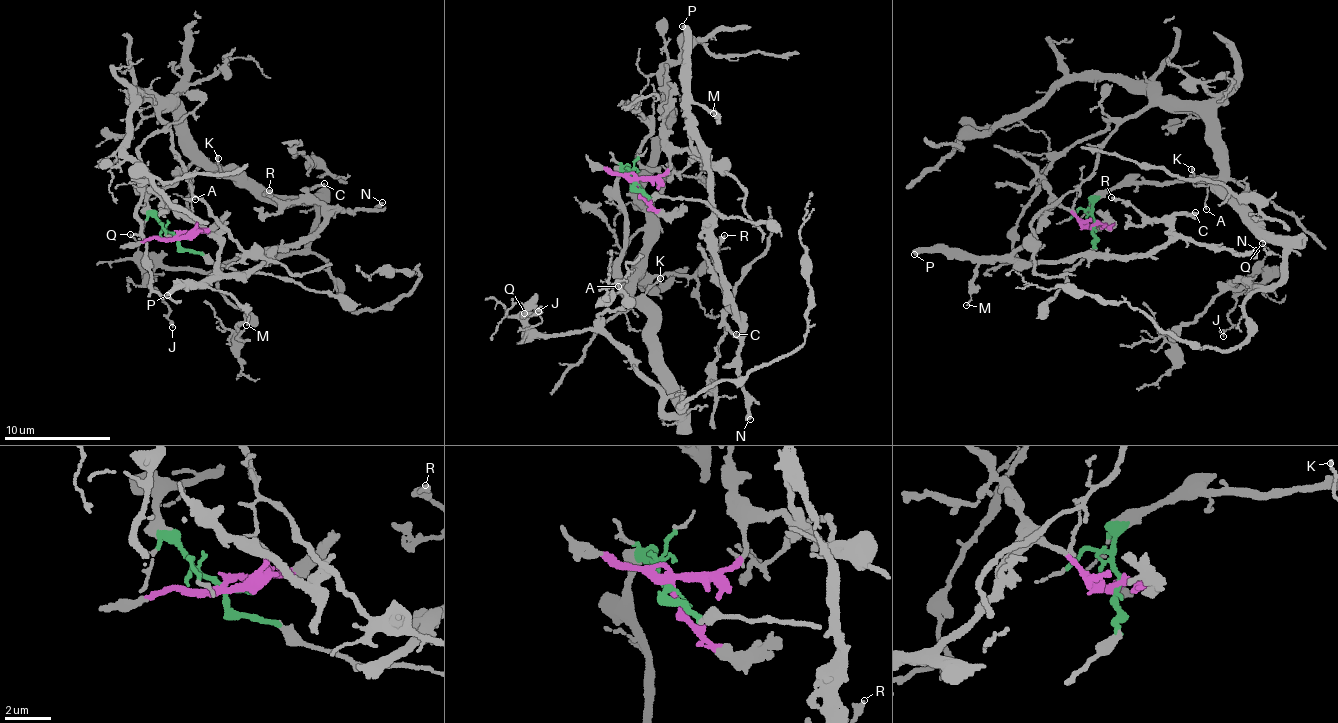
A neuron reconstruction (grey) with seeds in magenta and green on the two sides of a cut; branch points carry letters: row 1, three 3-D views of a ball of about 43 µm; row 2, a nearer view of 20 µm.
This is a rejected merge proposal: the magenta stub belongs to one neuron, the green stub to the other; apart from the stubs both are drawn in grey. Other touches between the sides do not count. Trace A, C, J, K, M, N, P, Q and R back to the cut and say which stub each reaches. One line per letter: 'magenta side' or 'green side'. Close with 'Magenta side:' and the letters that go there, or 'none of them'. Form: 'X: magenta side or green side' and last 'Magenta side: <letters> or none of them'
A: green side
C: magenta side
J: green side
K: green side
M: magenta side
N: magenta side
P: magenta side
Q: green side
R: magenta side
Magenta side: C, M, N, P, R

